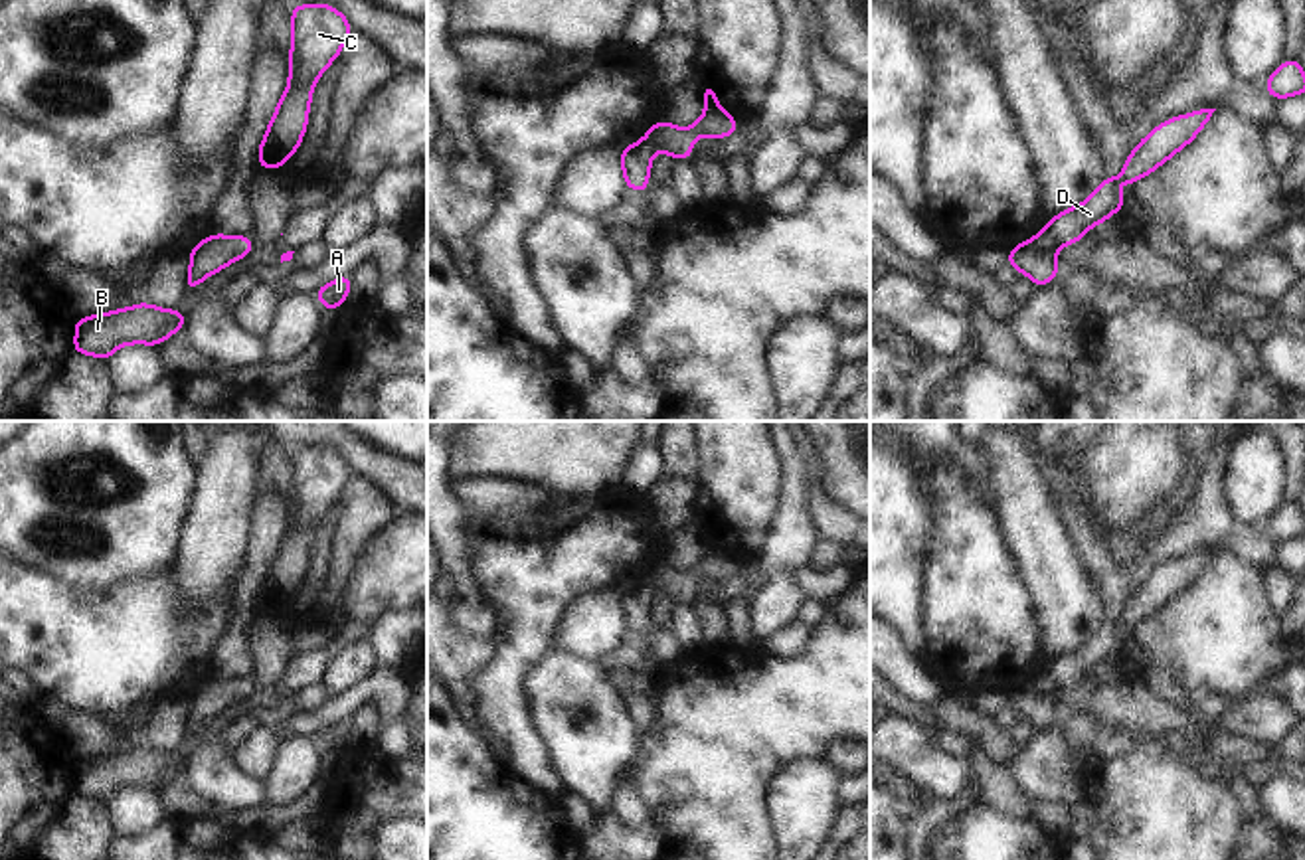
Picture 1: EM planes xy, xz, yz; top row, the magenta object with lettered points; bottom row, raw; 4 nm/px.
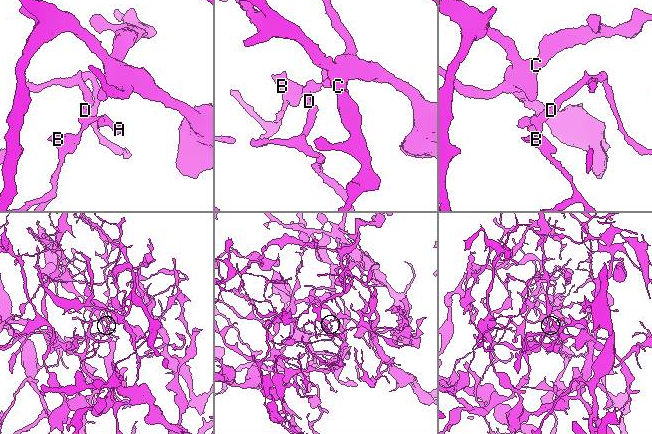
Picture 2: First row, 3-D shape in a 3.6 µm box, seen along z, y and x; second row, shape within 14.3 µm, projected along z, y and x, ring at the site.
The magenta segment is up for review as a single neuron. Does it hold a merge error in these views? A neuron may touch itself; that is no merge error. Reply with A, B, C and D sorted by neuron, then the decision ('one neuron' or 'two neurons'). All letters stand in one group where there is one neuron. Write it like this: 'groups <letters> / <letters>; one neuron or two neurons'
groups A B / C D; two neurons

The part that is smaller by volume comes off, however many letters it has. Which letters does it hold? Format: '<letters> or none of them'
A, B

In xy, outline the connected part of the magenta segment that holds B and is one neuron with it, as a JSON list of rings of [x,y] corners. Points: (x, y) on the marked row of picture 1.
[[[138,302],[115,312],[99,312],[75,318],[75,342],[71,350],[109,360],[125,344],[160,346],[170,334],[184,328],[186,316],[178,308],[164,310]]]

